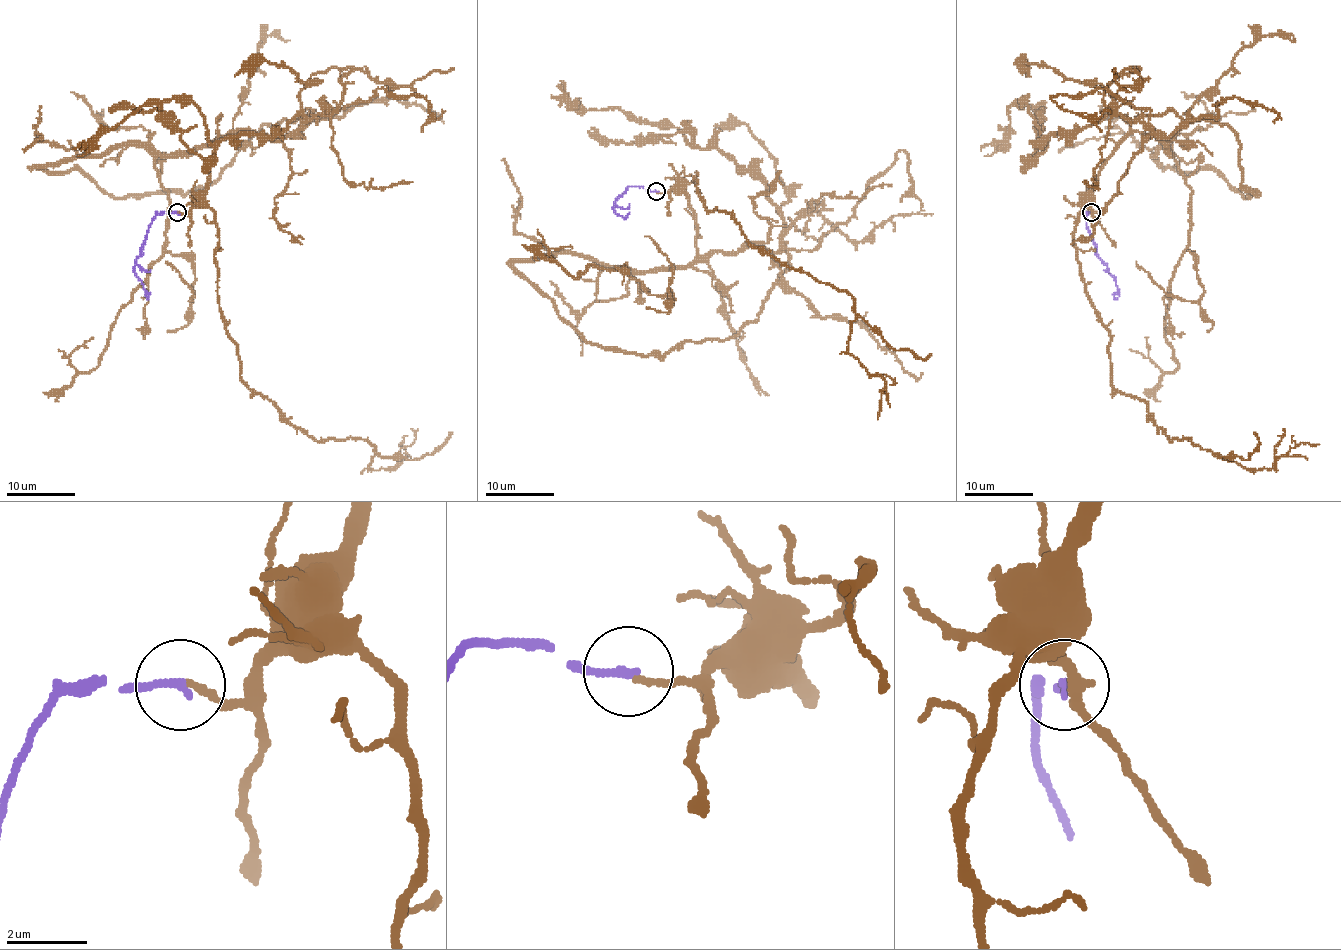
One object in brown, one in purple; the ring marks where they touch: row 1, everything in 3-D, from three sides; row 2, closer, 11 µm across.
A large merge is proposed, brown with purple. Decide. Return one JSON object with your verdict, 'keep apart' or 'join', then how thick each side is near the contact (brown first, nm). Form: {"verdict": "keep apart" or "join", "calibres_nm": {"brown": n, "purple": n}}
{"verdict": "join", "calibres_nm": {"brown": 150, "purple": 220}}

